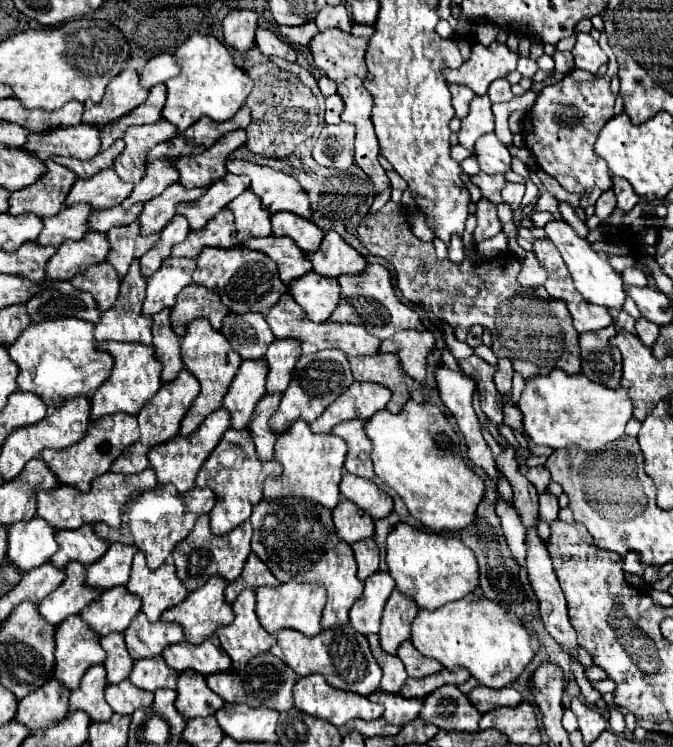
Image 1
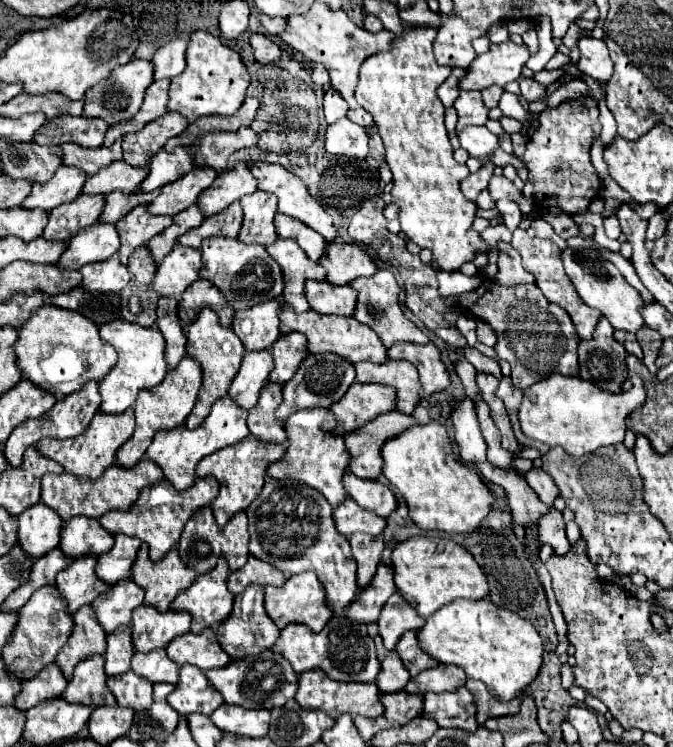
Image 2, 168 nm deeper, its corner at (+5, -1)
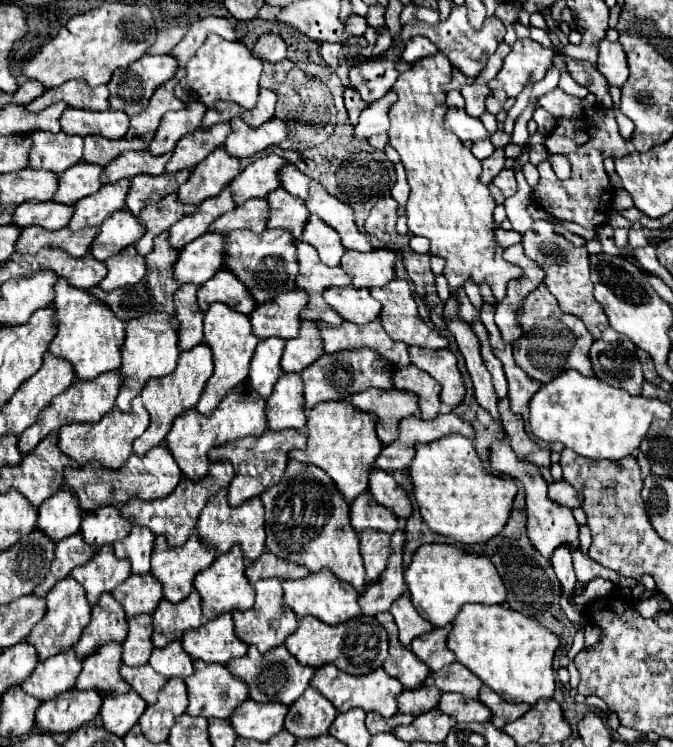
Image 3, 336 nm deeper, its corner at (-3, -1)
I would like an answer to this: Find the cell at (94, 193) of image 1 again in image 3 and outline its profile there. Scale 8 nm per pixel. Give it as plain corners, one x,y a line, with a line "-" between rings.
143,151
143,155
139,153
121,153
115,161
111,161
111,165
107,165
103,169
103,183
113,183
119,179
131,179
135,175
147,173
147,175
161,175
165,171
165,165
169,161
169,155
159,155
159,157
151,157
151,153

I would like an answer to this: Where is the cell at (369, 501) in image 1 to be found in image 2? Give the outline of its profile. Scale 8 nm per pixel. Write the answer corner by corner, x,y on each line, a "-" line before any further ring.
347,473
343,481
347,487
347,495
353,497
363,509
375,511
381,517
387,517
397,509
397,497
389,487
371,479
355,477
353,473

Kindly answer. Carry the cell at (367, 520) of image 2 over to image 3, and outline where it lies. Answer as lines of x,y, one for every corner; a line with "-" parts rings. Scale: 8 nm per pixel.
369,491
361,493
359,497
355,497
349,503
349,517
351,517
351,525
357,533
361,533
363,529
377,529
377,531
385,531
385,533
395,533
399,529
399,519
383,505
379,505

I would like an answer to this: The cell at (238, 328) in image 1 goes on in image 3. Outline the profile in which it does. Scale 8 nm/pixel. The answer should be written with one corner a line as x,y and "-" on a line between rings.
295,291
281,293
279,297
265,301
249,315
253,335
259,339
269,337
283,337
291,339
297,337
301,327
301,309
307,305
307,295

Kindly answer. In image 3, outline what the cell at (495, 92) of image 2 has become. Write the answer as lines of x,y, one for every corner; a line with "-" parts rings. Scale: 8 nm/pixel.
491,91
489,97
487,97
487,111
497,115
501,109
503,109
503,103
505,103
507,95
503,91

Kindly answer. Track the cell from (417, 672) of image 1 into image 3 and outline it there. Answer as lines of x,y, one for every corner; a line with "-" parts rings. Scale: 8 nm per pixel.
451,625
445,627
435,627
429,633
423,633
421,637
415,637
411,641
411,651
431,669
431,671
439,671
445,665
449,665
451,661
455,661
455,655
447,649
445,639
449,633

